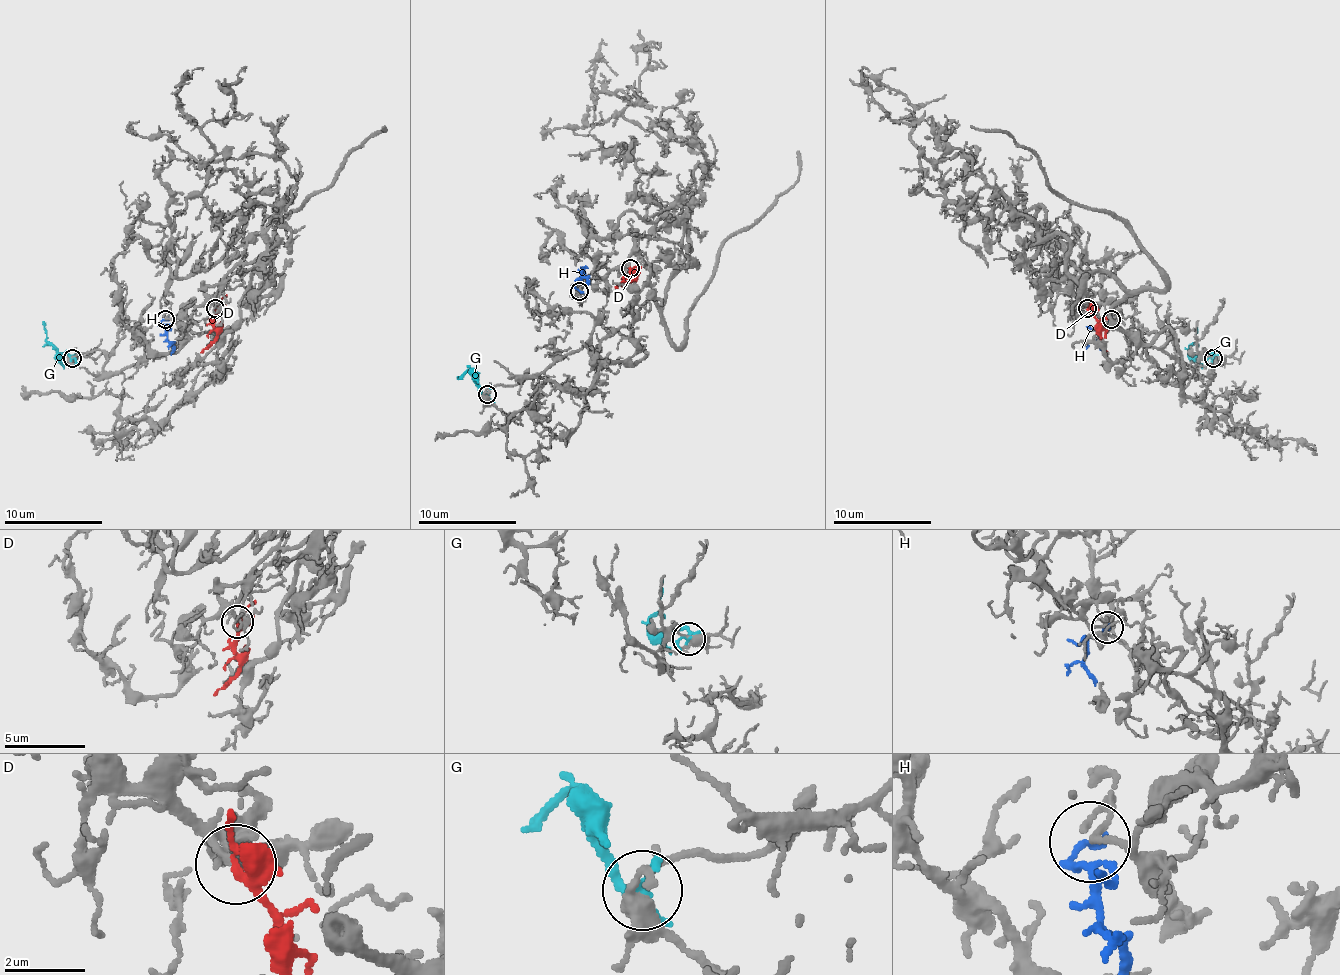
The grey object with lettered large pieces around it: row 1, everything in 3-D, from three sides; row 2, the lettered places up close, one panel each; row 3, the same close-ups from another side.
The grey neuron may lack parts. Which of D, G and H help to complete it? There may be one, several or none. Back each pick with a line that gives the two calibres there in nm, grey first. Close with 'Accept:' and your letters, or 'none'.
D: calibres 200 and 220 nm
Accept: D

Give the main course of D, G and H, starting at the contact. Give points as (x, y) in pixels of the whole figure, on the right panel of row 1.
D: (1088, 307), (1100, 344), (1108, 352)
G: (1214, 359), (1189, 349), (1196, 339), (1196, 322)
H: (1110, 320), (1098, 329), (1103, 354)

